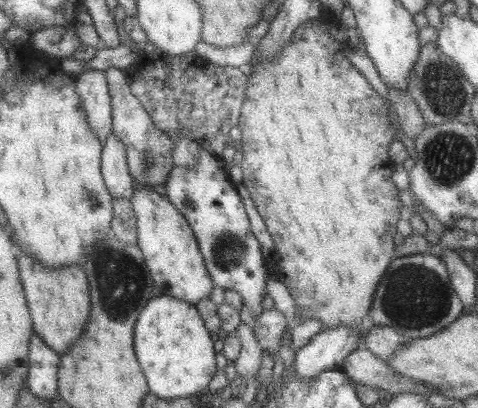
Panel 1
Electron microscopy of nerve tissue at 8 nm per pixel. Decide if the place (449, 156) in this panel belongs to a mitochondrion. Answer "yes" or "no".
yes

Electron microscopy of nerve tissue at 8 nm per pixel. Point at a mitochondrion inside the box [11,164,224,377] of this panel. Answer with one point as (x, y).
(121, 278)

